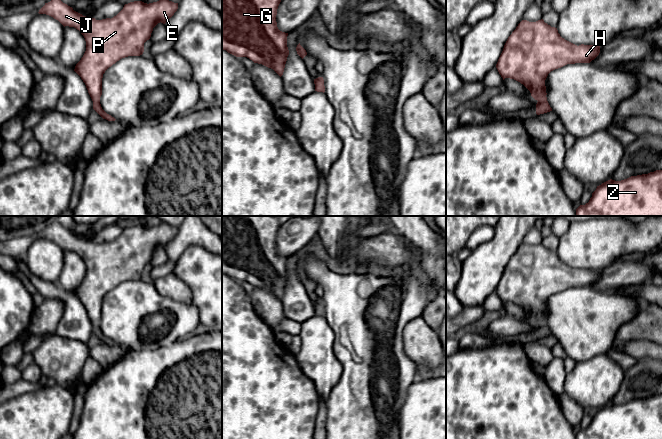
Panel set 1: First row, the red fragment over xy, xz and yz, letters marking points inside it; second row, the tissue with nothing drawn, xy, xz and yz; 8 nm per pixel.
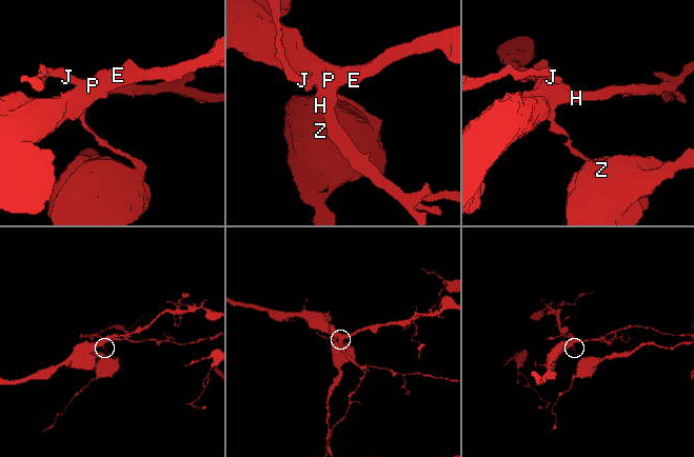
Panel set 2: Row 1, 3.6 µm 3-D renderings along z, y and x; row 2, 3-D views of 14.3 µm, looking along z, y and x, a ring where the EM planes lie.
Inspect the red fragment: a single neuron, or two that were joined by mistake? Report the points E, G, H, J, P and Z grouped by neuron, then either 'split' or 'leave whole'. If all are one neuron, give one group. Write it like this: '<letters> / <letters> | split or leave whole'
E G H J P / Z | split

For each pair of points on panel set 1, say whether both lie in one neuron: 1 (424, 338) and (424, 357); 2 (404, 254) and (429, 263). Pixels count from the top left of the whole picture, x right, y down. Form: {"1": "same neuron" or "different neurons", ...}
{"1": "same neuron", "2": "different neurons"}

